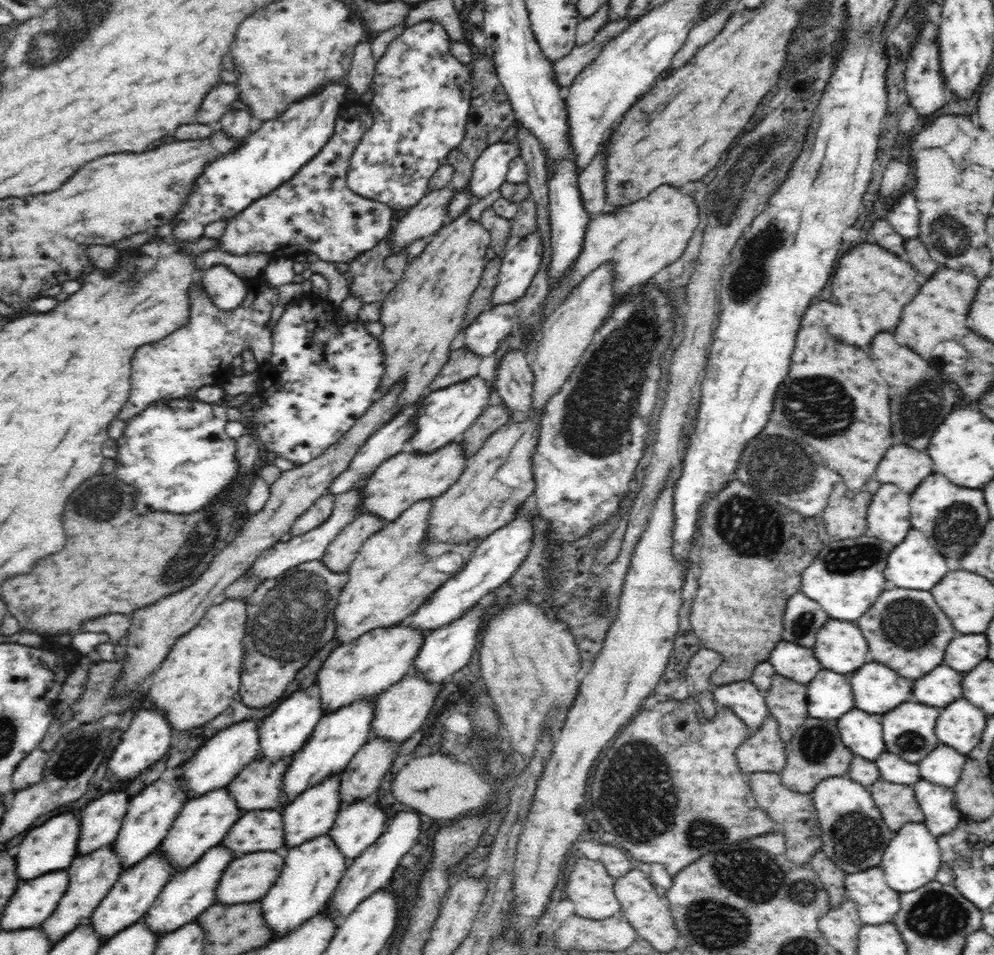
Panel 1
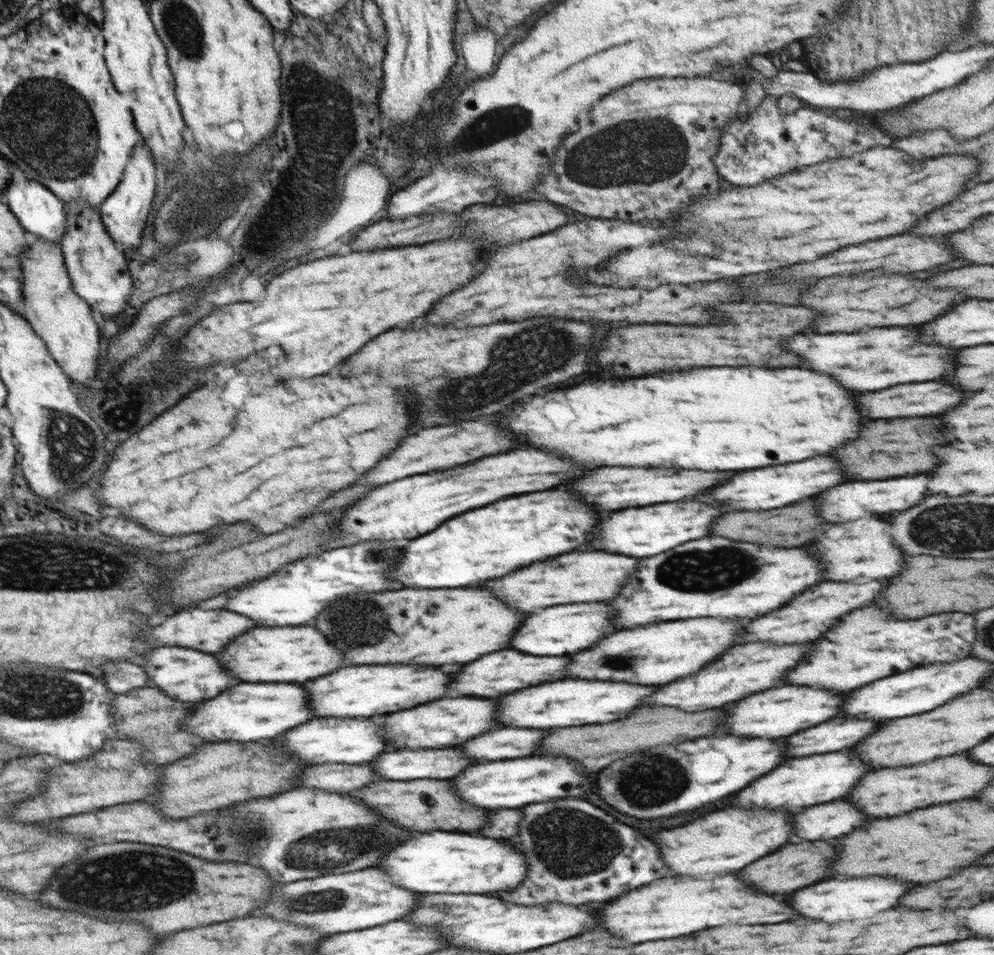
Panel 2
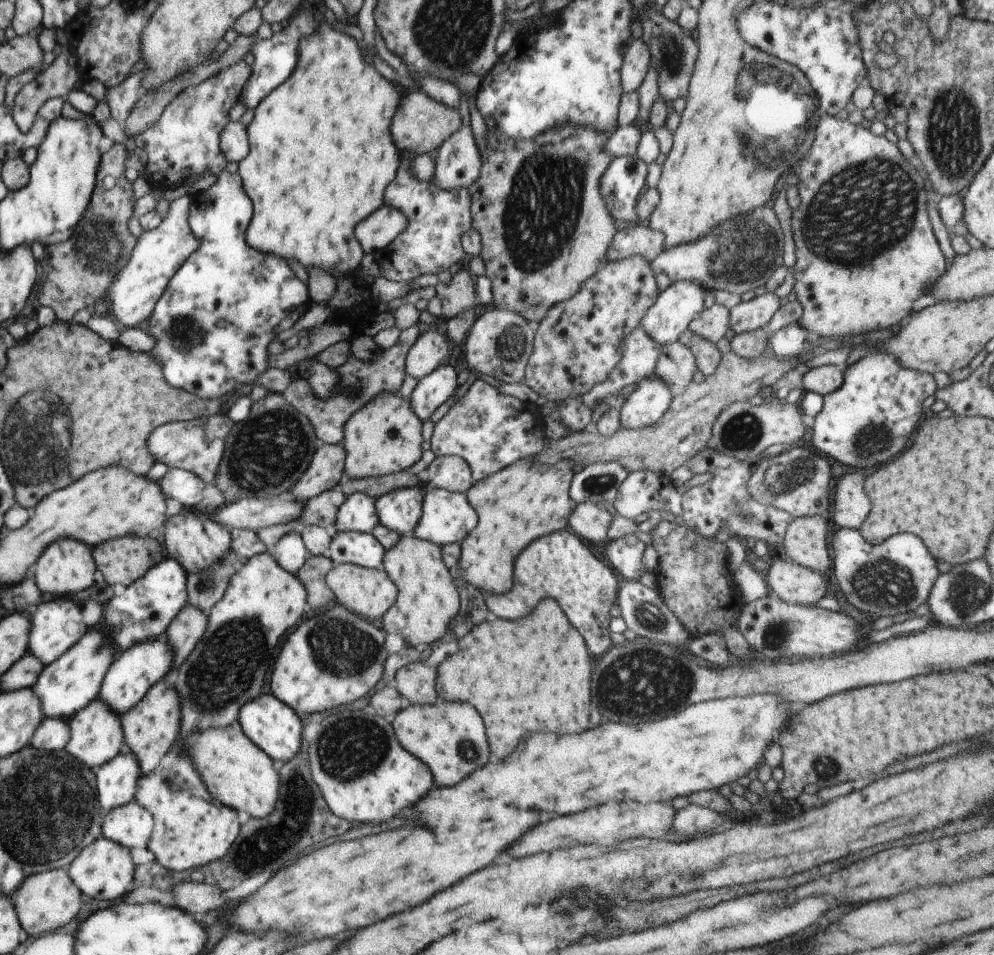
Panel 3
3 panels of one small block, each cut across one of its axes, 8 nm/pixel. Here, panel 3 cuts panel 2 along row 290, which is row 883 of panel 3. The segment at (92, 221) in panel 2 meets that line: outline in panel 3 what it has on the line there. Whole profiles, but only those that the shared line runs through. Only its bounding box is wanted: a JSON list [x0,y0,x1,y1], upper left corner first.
[69,837,134,900]

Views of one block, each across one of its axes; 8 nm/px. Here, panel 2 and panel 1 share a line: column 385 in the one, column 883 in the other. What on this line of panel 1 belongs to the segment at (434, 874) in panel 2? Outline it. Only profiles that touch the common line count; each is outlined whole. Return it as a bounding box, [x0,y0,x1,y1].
[880,822,942,893]

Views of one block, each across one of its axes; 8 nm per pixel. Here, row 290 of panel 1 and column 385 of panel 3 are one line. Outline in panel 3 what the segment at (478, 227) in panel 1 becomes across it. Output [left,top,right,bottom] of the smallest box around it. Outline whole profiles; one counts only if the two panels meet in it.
[345,391,422,479]

